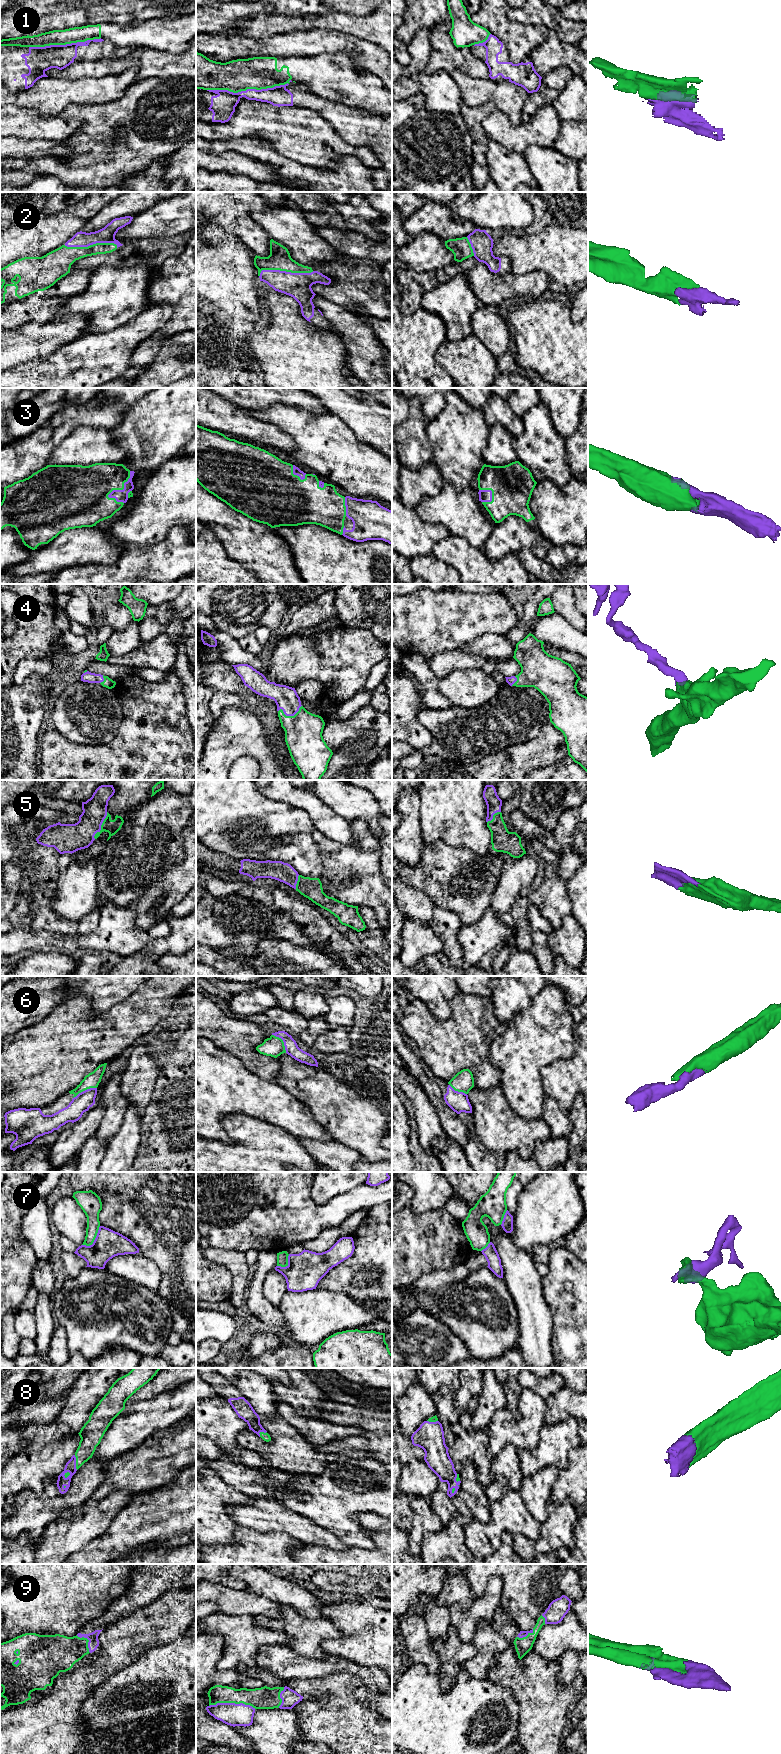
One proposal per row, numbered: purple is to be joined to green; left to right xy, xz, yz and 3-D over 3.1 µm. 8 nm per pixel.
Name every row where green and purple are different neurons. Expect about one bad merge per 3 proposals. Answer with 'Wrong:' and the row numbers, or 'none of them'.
Wrong: 1, 7

